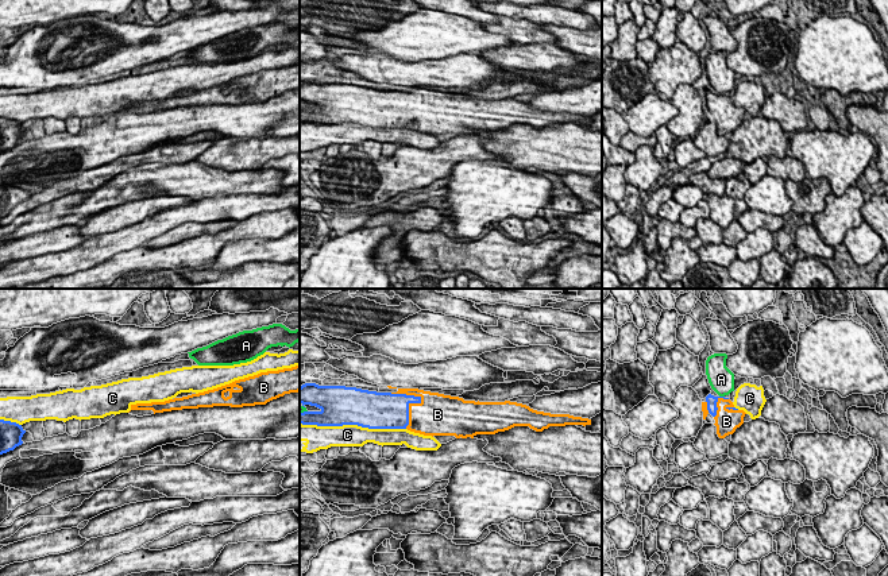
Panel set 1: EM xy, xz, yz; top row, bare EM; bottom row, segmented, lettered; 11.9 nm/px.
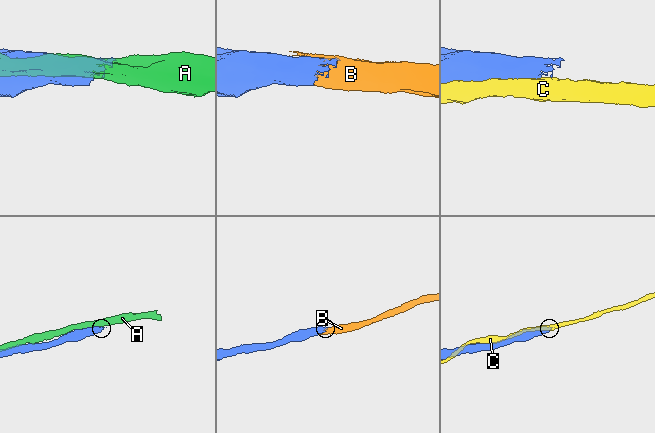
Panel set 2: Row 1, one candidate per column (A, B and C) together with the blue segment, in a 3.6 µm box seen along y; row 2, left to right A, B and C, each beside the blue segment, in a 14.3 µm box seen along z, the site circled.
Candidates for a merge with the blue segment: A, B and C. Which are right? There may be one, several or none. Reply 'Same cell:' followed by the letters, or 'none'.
Same cell: B

